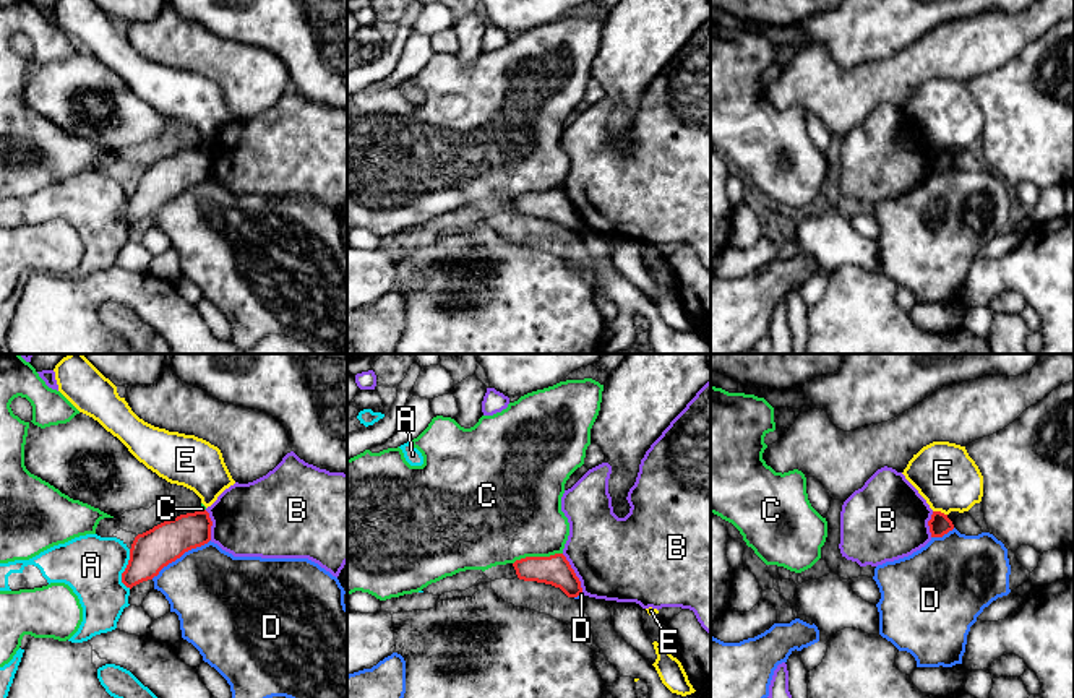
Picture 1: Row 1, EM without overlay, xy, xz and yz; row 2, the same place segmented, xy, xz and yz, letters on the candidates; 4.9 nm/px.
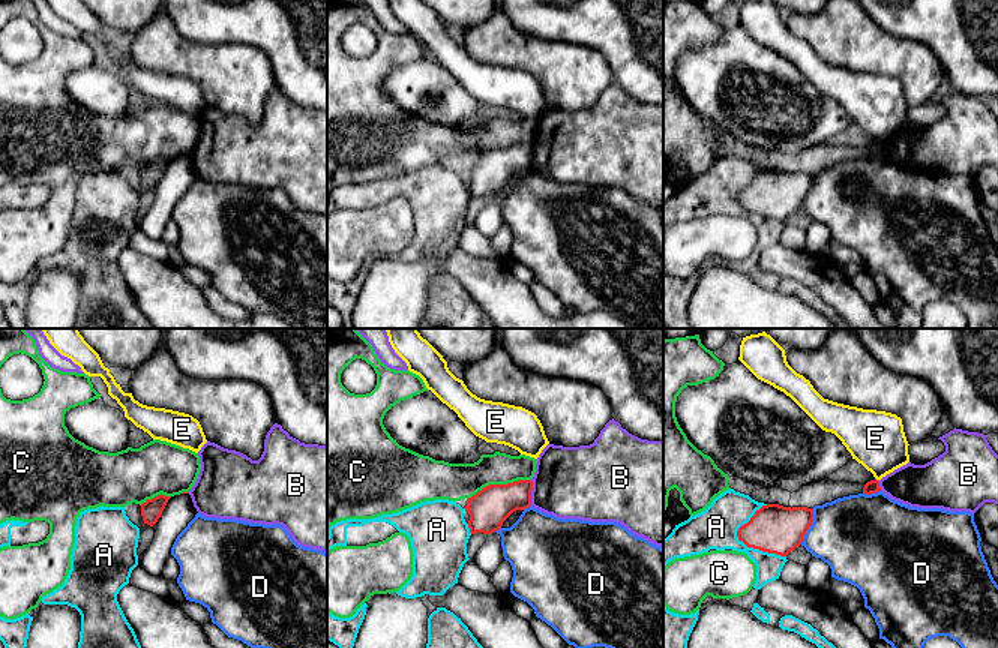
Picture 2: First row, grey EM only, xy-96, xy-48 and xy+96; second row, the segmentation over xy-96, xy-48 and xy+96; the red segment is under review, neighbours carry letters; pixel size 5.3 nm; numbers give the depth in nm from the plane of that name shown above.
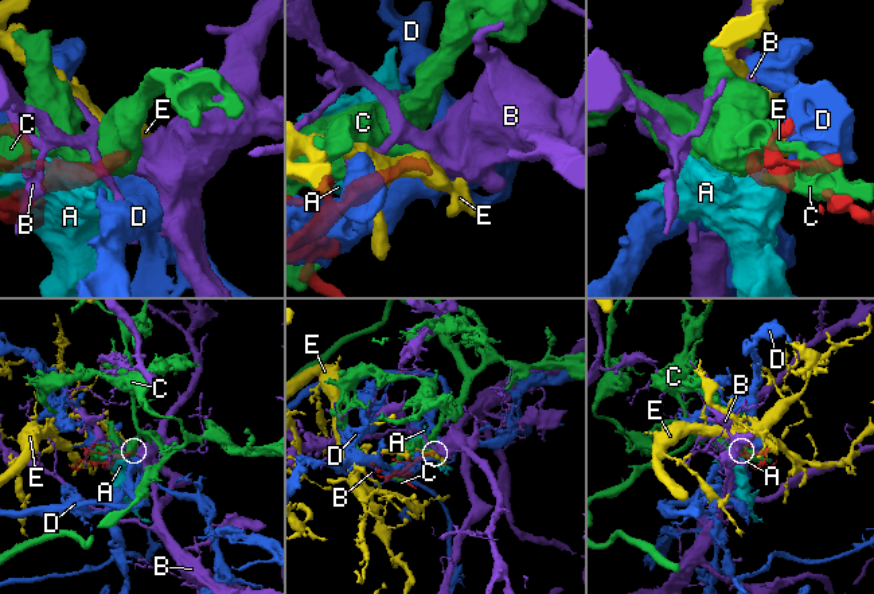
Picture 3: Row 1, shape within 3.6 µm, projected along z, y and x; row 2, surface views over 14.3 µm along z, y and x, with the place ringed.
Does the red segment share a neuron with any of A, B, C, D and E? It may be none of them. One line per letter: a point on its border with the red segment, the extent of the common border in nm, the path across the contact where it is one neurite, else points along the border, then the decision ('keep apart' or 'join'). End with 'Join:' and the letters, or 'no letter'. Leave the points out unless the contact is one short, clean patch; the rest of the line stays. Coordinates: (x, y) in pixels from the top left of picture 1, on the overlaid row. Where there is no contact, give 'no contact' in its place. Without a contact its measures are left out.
A: meets red in xy at (125, 568); contact 200 nm long; keep apart
B: meets red in xz at (575, 573); contact 220 nm long; border along xz (562, 554), (583, 591); keep apart
C: meets red in xz at (537, 557); contact 260 nm long; keep apart
D: meets red in xy at (180, 555); contact 360 nm long; keep apart
E: meets red in yz at (940, 512); contact 80 nm long; border along yz (933, 510), (946, 515); keep apart
Join: no letter

